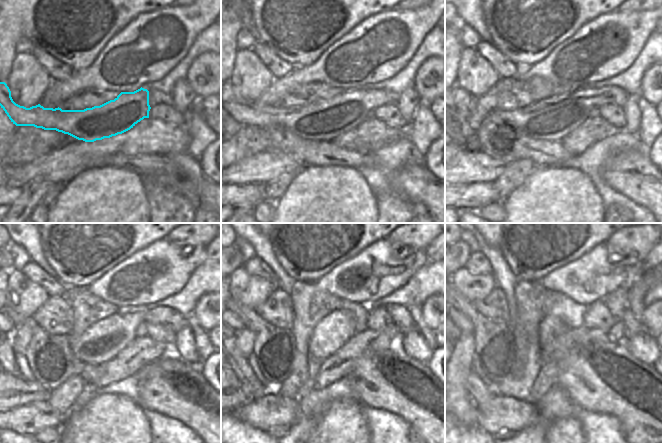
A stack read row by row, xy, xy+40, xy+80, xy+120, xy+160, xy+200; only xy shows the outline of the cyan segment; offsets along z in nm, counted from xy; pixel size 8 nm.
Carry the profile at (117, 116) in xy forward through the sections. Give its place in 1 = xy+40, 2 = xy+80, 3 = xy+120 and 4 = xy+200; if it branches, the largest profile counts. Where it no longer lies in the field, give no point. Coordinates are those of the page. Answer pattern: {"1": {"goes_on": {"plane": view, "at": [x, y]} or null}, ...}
{"1": {"goes_on": {"plane": "xy+40", "at": [326, 120]}}, "2": {"goes_on": {"plane": "xy+80", "at": [551, 119]}}, "3": {"goes_on": {"plane": "xy+120", "at": [101, 342]}}, "4": {"goes_on": {"plane": "xy+200", "at": [633, 326]}}}

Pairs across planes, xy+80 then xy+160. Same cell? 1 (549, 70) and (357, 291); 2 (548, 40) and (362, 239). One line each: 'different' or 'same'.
1: same
2: same

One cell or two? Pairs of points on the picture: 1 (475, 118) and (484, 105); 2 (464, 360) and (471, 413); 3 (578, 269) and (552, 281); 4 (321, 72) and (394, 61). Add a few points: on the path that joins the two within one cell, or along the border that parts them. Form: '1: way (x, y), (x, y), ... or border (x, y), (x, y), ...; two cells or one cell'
1: way (475, 115), (481, 108); one cell
2: way (459, 373), (459, 400); one cell
3: way (572, 271), (558, 281); one cell
4: way (339, 83), (359, 83), (376, 72); one cell

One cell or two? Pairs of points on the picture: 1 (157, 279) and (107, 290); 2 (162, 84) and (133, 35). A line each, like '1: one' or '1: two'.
1: one
2: two

